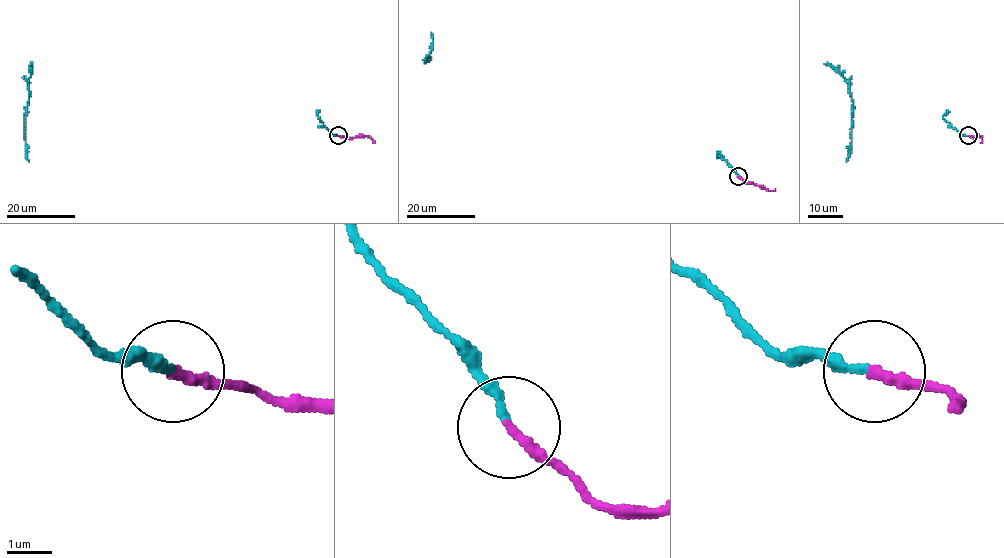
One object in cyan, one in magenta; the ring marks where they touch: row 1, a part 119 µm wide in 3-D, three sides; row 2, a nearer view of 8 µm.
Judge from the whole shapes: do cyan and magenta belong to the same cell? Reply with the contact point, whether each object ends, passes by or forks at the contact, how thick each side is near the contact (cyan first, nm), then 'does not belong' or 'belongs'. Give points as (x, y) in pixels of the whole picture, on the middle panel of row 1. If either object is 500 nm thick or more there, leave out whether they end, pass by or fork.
place (738, 176); cyan ends; magenta ends; calibres 200 and 240 nm; belongs

